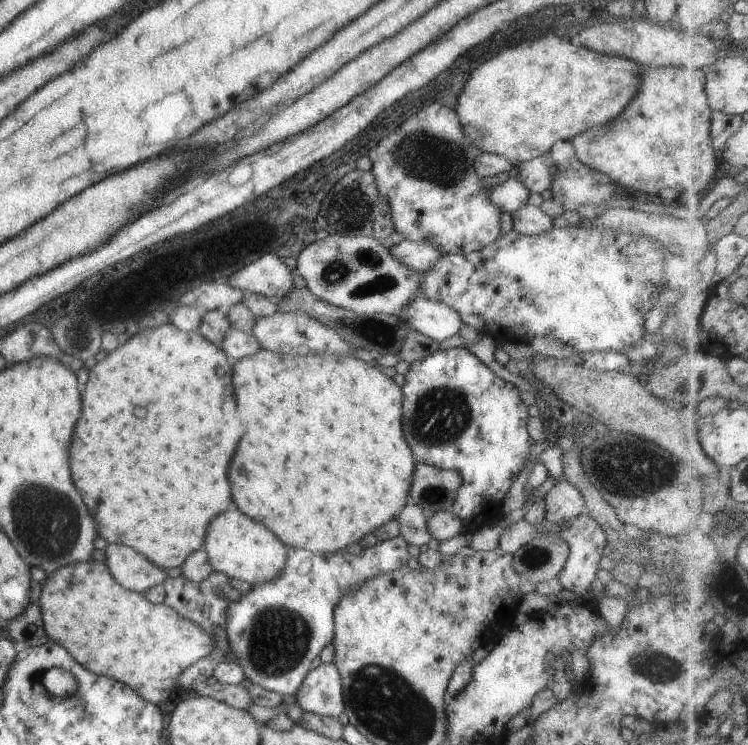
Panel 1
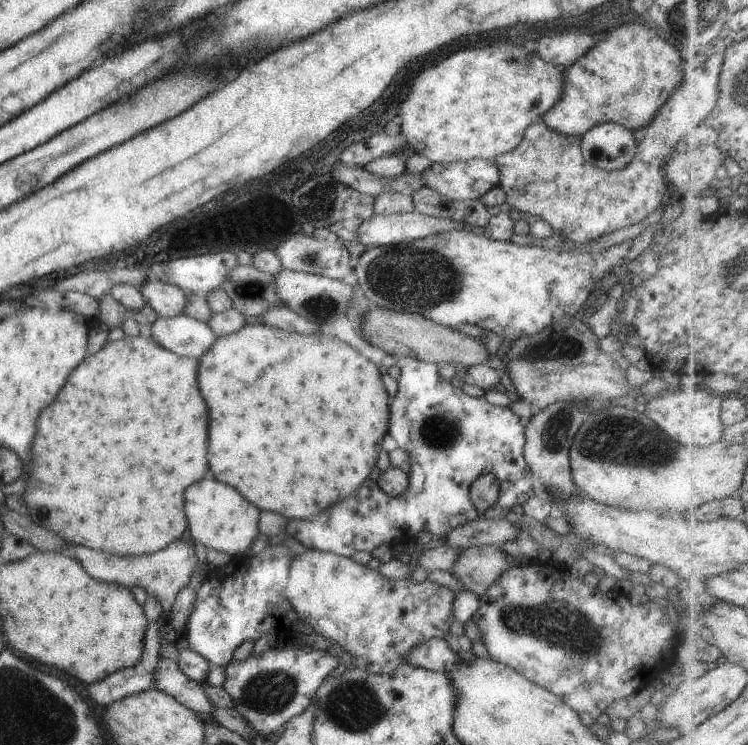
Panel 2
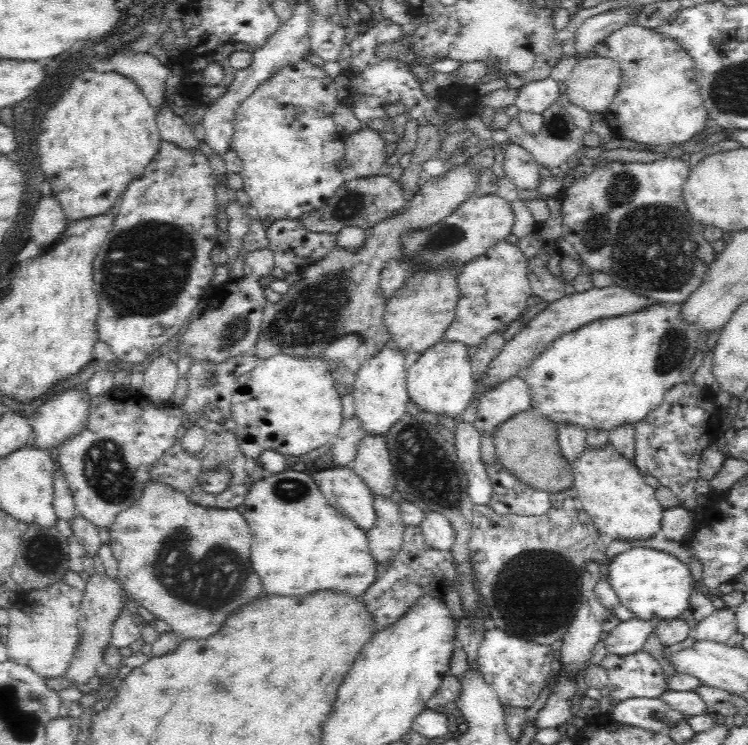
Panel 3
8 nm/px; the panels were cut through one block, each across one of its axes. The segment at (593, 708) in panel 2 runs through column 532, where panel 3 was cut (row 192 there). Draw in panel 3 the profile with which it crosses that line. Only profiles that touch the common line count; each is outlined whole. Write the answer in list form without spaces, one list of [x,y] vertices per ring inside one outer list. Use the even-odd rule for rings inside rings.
[[[662,157],[652,162],[622,162],[589,169],[585,177],[577,174],[574,183],[562,190],[560,198],[561,229],[588,268],[610,276],[613,284],[635,295],[646,297],[648,304],[683,303],[702,284],[719,246],[706,240],[704,226],[696,224],[684,204],[683,186],[692,165],[680,158]]]

